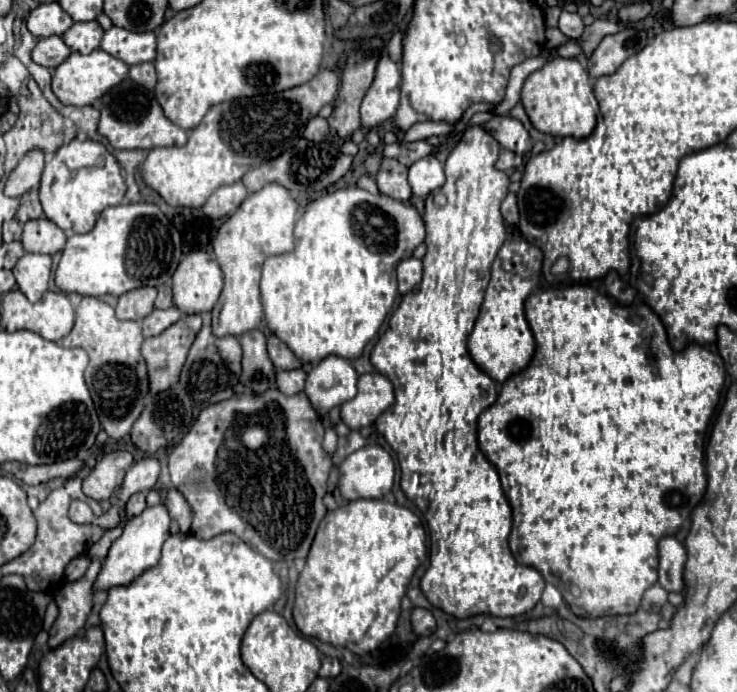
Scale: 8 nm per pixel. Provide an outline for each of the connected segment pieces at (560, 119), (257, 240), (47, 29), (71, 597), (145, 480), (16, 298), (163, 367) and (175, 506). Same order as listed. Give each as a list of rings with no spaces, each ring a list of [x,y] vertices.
[[[553,57],[539,71],[531,73],[523,83],[521,103],[533,127],[541,133],[549,133],[553,137],[585,139],[595,129],[599,105],[593,95],[593,87],[589,85],[587,71],[575,59]]]
[[[269,183],[257,193],[251,193],[239,207],[235,215],[231,215],[219,229],[215,239],[215,255],[217,263],[223,271],[225,285],[219,301],[211,311],[211,327],[215,337],[225,335],[243,335],[259,327],[263,319],[263,305],[259,295],[259,279],[261,265],[271,255],[281,255],[293,249],[293,227],[297,217],[297,203],[289,195],[285,187],[277,183]]]
[[[45,3],[31,11],[27,19],[27,29],[35,37],[63,35],[73,25],[73,19],[61,9],[59,3]]]
[[[93,561],[89,565],[89,569],[85,571],[85,575],[81,579],[77,579],[77,583],[65,583],[57,595],[55,595],[55,603],[59,607],[59,615],[53,623],[53,627],[49,629],[49,649],[55,649],[59,645],[63,645],[67,639],[75,637],[85,621],[87,615],[91,611],[91,597],[93,597],[93,581],[97,579],[101,571],[101,563]]]
[[[155,457],[139,459],[137,463],[131,465],[123,483],[117,487],[117,491],[115,491],[117,499],[125,503],[131,495],[135,495],[139,491],[153,489],[157,479],[159,479],[159,473],[161,473],[161,461],[159,459],[155,459]]]
[[[13,289],[13,291],[5,293],[5,297],[1,301],[1,327],[5,331],[27,329],[27,331],[41,335],[43,339],[61,341],[73,329],[73,307],[65,293],[47,291],[37,303],[29,303],[29,299],[19,289]]]
[[[185,315],[163,333],[143,341],[143,357],[149,369],[151,393],[169,389],[179,381],[187,351],[201,329],[201,315]]]
[[[167,489],[163,503],[171,517],[171,533],[187,533],[191,527],[191,507],[177,489]]]

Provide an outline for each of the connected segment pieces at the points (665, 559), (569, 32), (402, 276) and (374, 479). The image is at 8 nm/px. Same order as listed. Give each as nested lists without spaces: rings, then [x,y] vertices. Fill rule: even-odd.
[[[663,537],[659,541],[659,583],[667,591],[683,591],[683,569],[687,561],[685,545],[675,537]]]
[[[563,11],[559,17],[559,29],[569,37],[569,39],[579,39],[583,33],[583,21],[577,13]]]
[[[405,259],[403,263],[399,263],[397,267],[397,279],[399,279],[399,293],[405,295],[409,291],[413,291],[423,277],[423,265],[421,259]]]
[[[365,445],[339,467],[339,491],[347,501],[383,499],[395,479],[395,463],[379,445]]]

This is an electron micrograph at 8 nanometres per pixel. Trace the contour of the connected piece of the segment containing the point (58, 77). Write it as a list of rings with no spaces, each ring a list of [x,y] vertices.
[[[95,49],[89,55],[73,51],[57,69],[53,75],[53,93],[59,97],[65,105],[93,105],[97,99],[101,99],[107,91],[111,91],[115,85],[125,81],[129,75],[127,63],[123,63],[117,57],[111,57],[103,49]]]

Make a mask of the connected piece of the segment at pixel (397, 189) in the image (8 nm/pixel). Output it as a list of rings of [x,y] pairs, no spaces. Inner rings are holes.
[[[383,159],[381,169],[375,175],[377,187],[383,195],[399,199],[399,201],[409,201],[411,199],[411,187],[407,181],[407,167],[401,165],[397,159]]]

